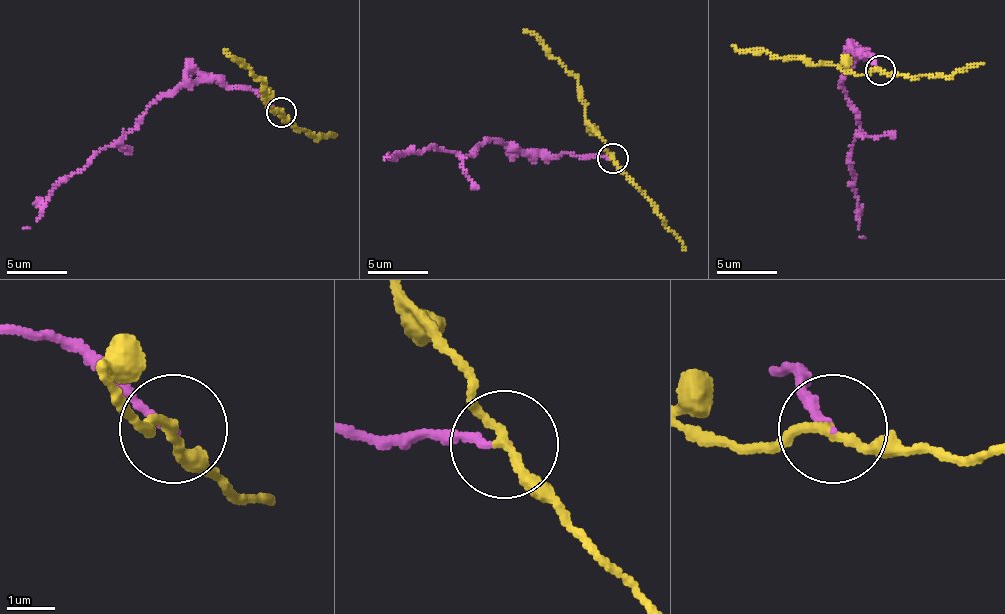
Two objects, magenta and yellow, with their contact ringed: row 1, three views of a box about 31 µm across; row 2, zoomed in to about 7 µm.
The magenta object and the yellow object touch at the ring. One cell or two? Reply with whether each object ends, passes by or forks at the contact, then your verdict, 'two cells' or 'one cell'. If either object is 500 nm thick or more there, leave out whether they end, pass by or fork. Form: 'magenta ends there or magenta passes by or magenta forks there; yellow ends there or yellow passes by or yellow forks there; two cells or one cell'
magenta ends there; yellow passes by; two cells

